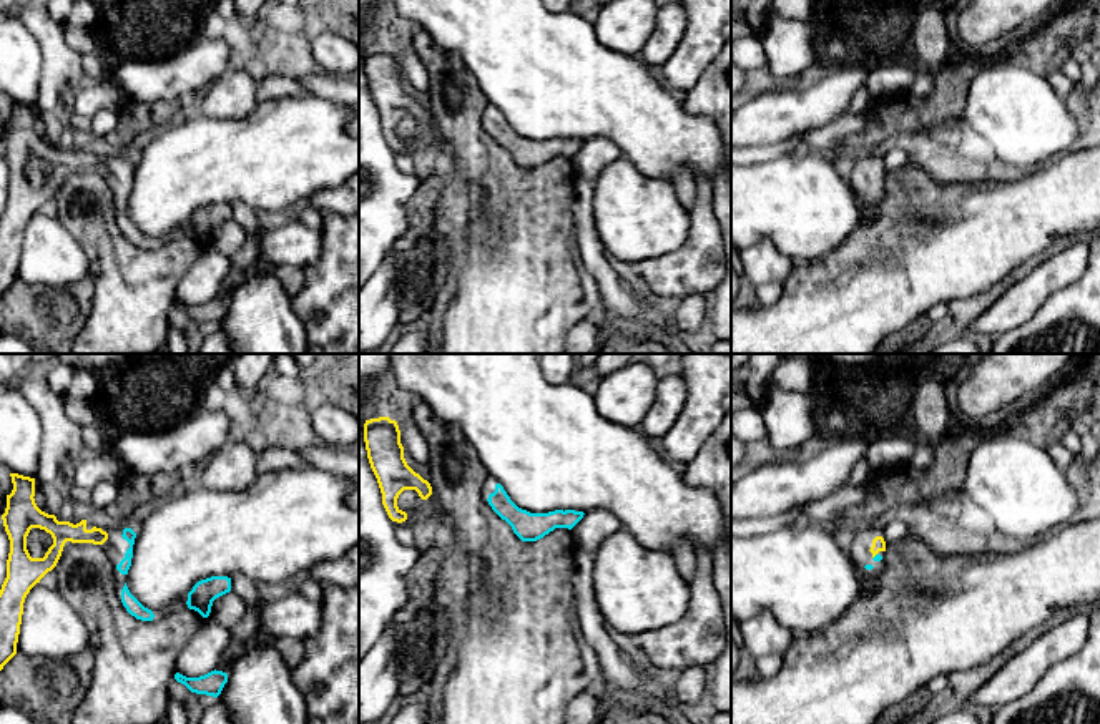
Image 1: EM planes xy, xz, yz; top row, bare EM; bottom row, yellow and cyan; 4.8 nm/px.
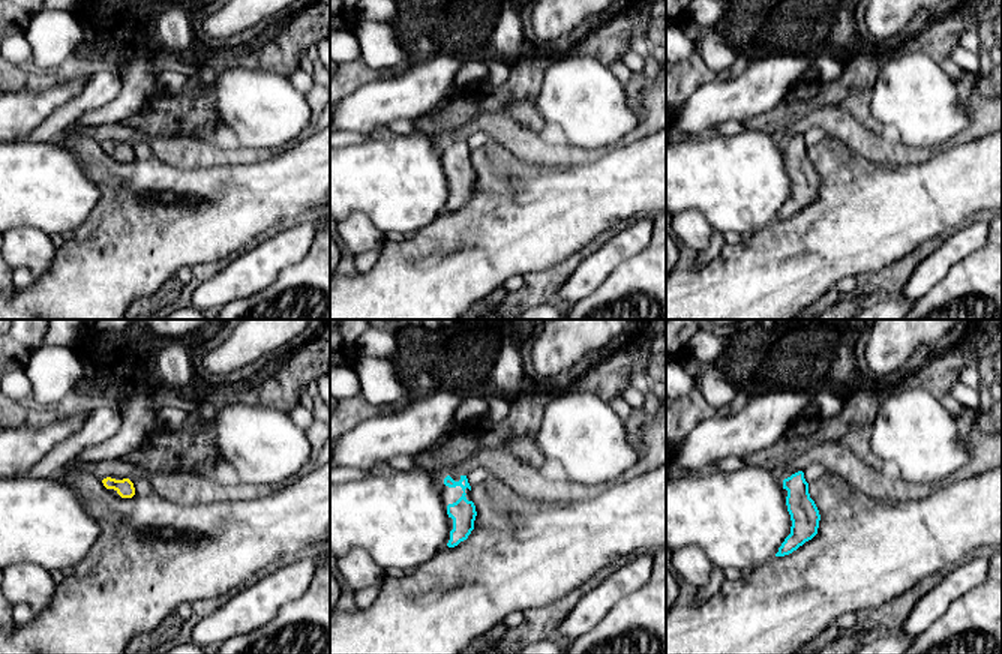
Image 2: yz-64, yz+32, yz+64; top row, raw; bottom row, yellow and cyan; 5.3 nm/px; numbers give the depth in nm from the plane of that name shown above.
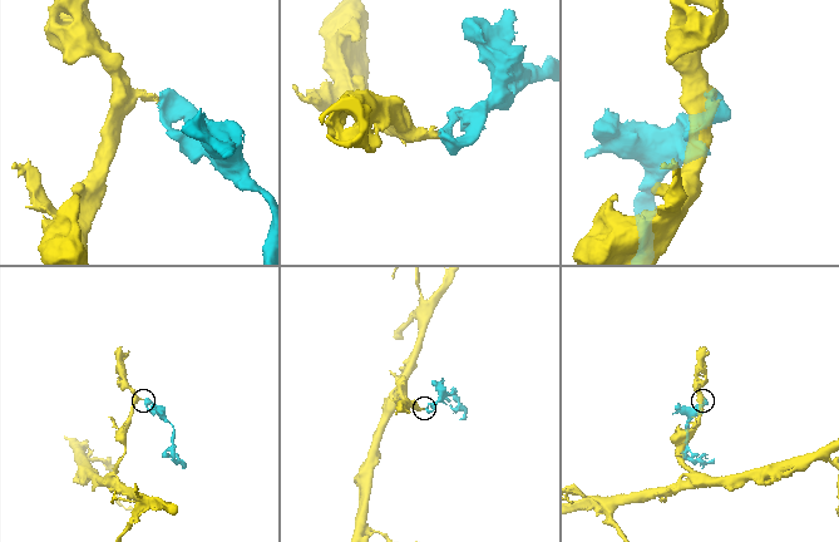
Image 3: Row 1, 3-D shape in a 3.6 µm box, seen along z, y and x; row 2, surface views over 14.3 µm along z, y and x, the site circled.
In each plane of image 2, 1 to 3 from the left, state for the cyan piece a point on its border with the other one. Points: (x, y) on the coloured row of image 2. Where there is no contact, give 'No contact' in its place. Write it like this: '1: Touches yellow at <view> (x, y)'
1: No contact
2: No contact
3: No contact

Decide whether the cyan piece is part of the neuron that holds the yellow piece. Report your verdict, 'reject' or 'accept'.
accept

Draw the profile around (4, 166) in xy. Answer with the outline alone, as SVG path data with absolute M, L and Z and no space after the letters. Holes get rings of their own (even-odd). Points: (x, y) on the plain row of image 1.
M0 146L0 218L7 206L7 188L10 181L10 168L3 154L3 148Z

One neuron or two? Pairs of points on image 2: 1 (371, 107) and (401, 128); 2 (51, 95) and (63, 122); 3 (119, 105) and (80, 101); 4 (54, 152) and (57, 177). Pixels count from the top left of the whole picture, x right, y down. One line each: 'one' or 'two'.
1: two
2: two
3: two
4: one

